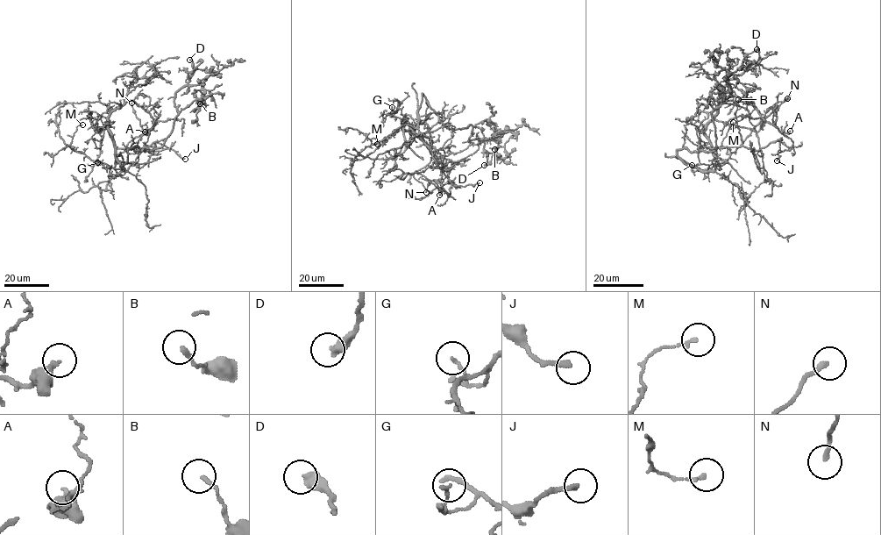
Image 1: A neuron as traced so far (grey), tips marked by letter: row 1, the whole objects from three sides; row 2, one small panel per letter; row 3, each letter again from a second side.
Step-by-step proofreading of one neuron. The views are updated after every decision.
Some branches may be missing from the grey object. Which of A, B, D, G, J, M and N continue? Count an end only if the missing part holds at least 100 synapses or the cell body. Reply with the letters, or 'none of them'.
none of them

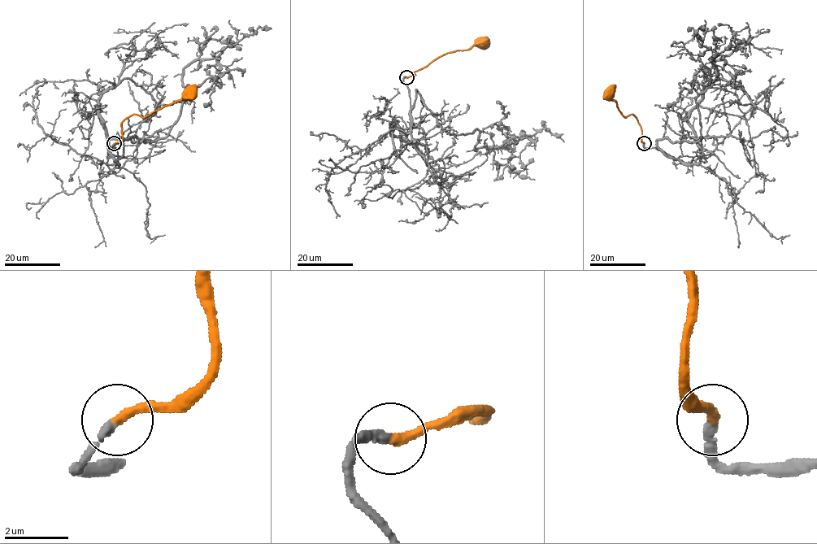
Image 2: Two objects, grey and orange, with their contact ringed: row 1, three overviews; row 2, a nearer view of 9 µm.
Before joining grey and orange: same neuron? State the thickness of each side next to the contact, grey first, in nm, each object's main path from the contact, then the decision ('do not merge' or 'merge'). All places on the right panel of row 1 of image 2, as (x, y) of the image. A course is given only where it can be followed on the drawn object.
280/320 nm | grey via (644, 144), (693, 158), (680, 144), (701, 138), (696, 98), (716, 79), (715, 54), (695, 33), (708, 28) | orange via (644, 143), (636, 119), (632, 115), (625, 116), (609, 93) | merge

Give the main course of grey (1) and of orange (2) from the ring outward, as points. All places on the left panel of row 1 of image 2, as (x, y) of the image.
1: (114, 144), (118, 163), (143, 141), (164, 138), (186, 97), (183, 70), (259, 28), (271, 28)
2: (114, 143), (122, 139), (121, 124), (126, 119), (135, 115), (145, 116), (183, 97), (189, 97), (190, 93)

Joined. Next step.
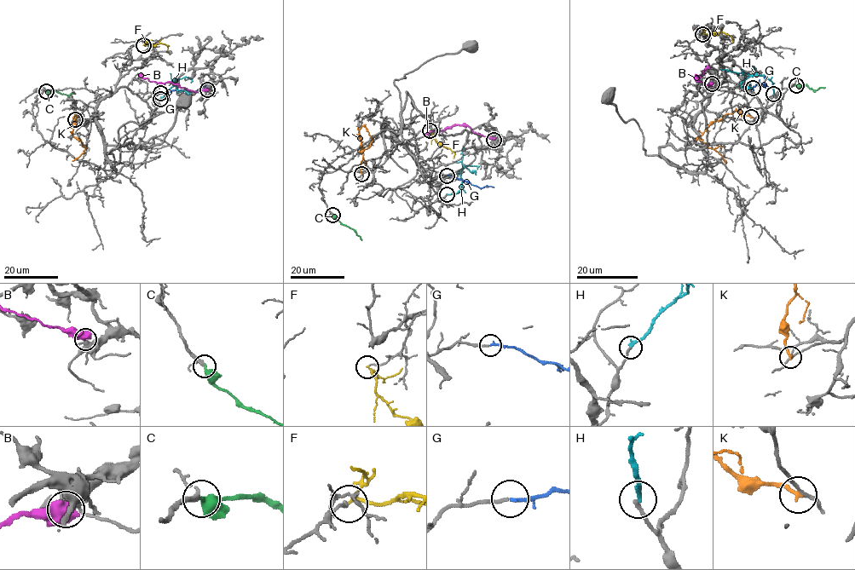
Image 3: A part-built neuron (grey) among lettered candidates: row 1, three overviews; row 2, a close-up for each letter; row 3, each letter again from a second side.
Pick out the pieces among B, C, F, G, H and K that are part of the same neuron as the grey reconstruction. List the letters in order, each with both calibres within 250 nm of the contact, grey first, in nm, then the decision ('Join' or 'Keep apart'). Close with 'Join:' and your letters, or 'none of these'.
B: Thickness 400 nm (grey) against 800 nm. Keep apart
C: Thickness 200 nm (grey) against 440 nm. Join
F: Thickness 130 nm (grey) against 160 nm. Keep apart
G: Thickness 170 nm (grey) against 200 nm. Join
H: Thickness 200 nm (grey) against 280 nm. Keep apart
K: Thickness 170 nm (grey) against 200 nm. Keep apart
Join: C, G

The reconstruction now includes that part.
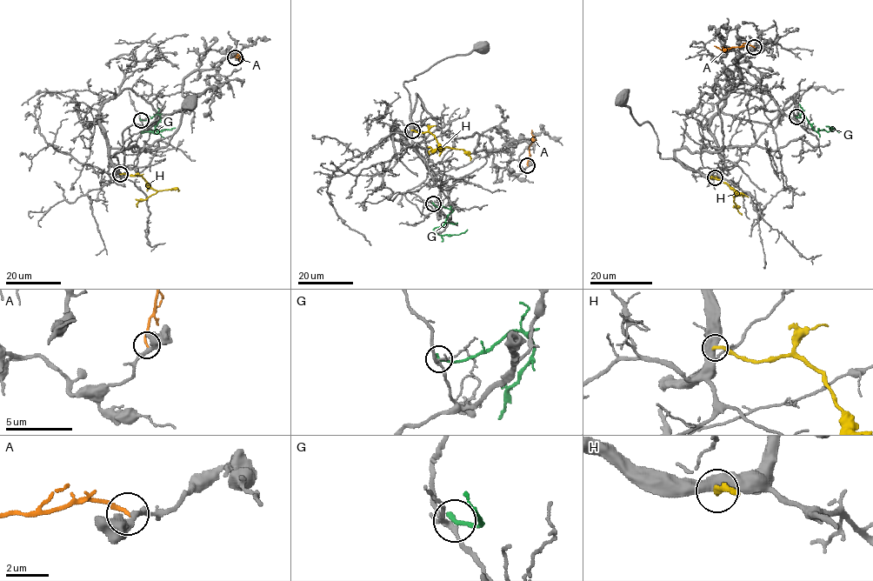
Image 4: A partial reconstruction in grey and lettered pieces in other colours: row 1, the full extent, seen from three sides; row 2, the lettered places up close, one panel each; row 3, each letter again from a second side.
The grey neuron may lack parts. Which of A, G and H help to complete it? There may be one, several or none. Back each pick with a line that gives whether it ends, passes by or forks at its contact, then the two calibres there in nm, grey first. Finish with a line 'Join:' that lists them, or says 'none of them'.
Join: none of them

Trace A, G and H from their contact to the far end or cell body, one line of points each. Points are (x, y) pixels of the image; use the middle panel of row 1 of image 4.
A: (527, 165), (529, 146), (533, 138), (531, 130)
G: (433, 203), (452, 210), (442, 226), (434, 228), (435, 231), (441, 235), (459, 235), (467, 230)
H: (411, 130), (430, 132), (442, 148), (449, 147), (431, 150), (429, 154)

